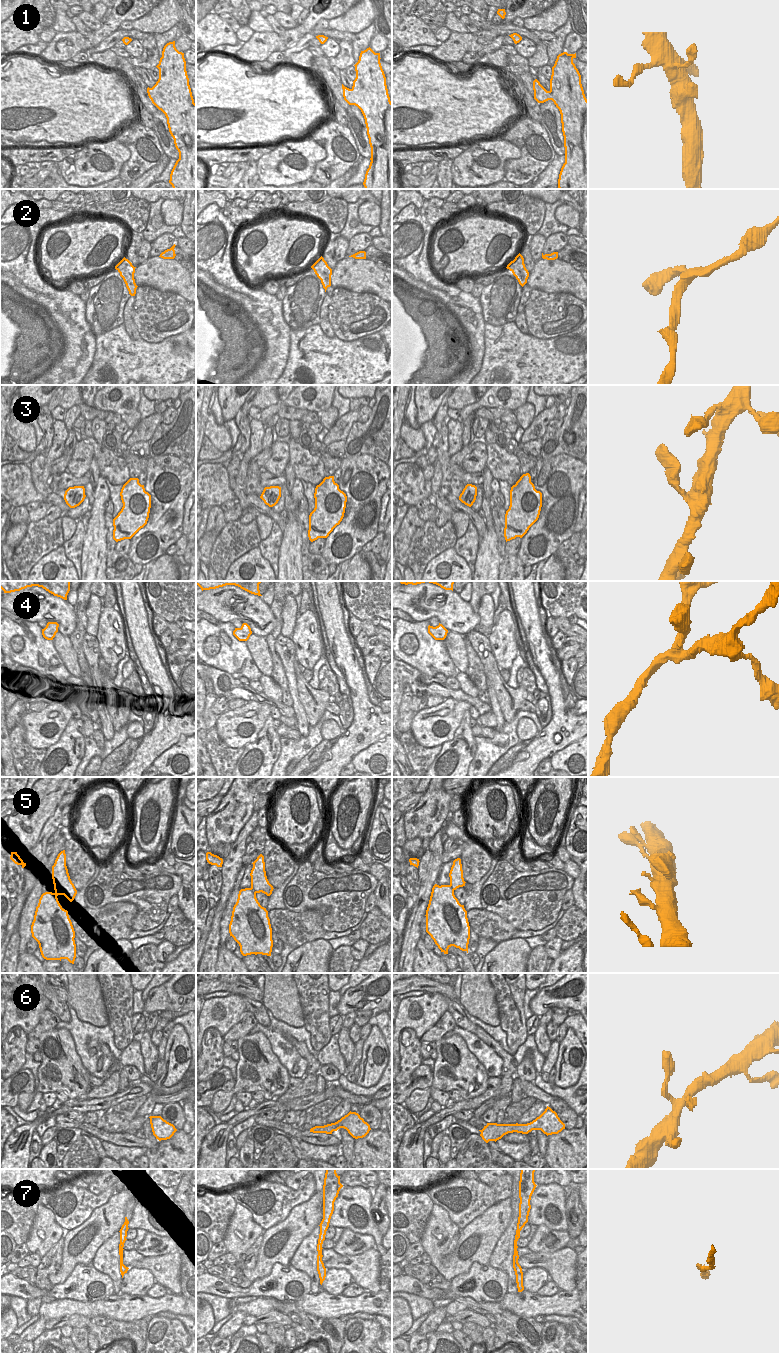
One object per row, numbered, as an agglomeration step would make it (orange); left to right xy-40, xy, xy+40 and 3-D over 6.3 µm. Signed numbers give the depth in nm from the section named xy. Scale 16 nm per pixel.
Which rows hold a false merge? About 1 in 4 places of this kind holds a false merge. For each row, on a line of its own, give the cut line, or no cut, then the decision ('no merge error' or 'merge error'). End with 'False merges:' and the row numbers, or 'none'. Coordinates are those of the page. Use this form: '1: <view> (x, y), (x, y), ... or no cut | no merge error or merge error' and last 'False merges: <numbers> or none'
1: no cut | no merge error
2: no cut | no merge error
3: xy-40 (66, 502), (70, 506) | merge error
4: no cut | no merge error
5: no cut | no merge error
6: no cut | no merge error
7: no cut | no merge error
False merges: 3

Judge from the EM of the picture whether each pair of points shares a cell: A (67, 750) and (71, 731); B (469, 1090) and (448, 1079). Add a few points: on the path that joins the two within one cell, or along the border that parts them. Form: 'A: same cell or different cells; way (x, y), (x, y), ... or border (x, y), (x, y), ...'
A: same cell; way (71, 745), (71, 736)
B: same cell; way (464, 1085), (459, 1080), (453, 1080)

